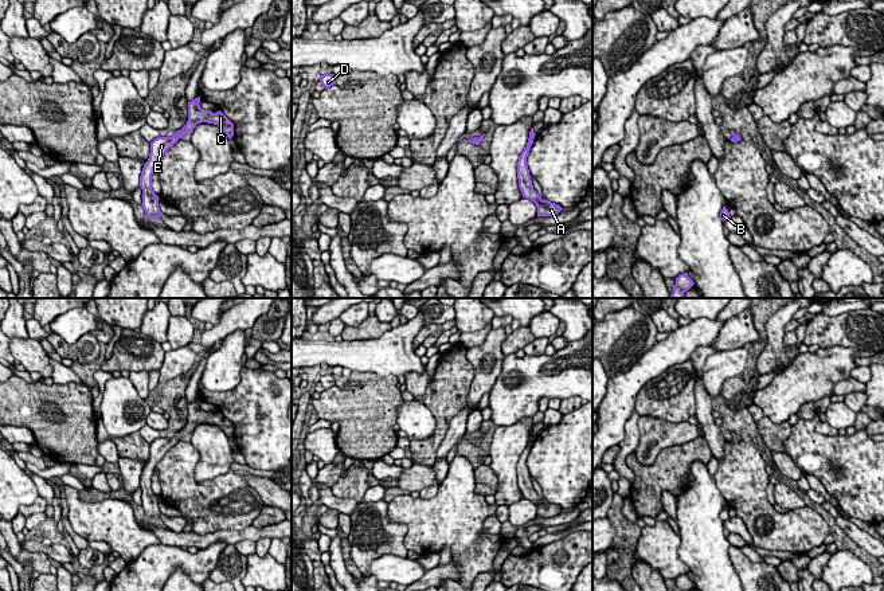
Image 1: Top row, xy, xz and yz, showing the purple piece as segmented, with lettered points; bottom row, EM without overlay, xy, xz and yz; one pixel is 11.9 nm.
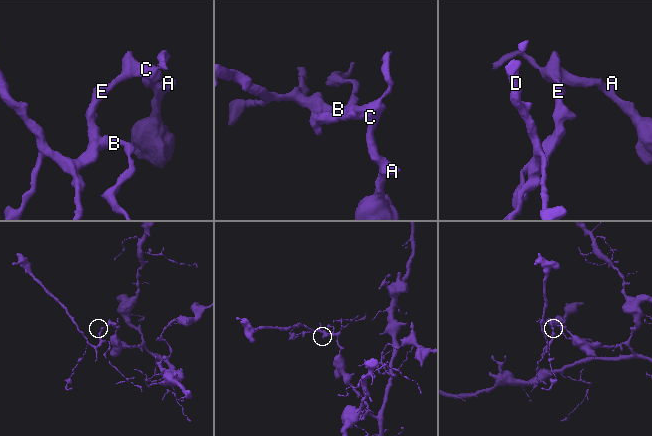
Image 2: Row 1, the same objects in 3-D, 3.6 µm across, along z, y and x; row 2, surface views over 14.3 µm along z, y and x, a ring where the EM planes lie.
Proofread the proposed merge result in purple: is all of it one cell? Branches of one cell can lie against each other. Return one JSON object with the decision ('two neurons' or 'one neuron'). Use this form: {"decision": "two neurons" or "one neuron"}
{"decision": "one neuron"}

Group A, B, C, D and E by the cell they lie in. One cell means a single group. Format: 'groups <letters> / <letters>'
groups A B C D E

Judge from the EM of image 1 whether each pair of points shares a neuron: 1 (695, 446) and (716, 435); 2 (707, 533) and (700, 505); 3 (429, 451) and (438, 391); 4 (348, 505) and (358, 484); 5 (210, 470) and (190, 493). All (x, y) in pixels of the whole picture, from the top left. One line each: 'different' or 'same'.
1: different
2: same
3: same
4: different
5: different

